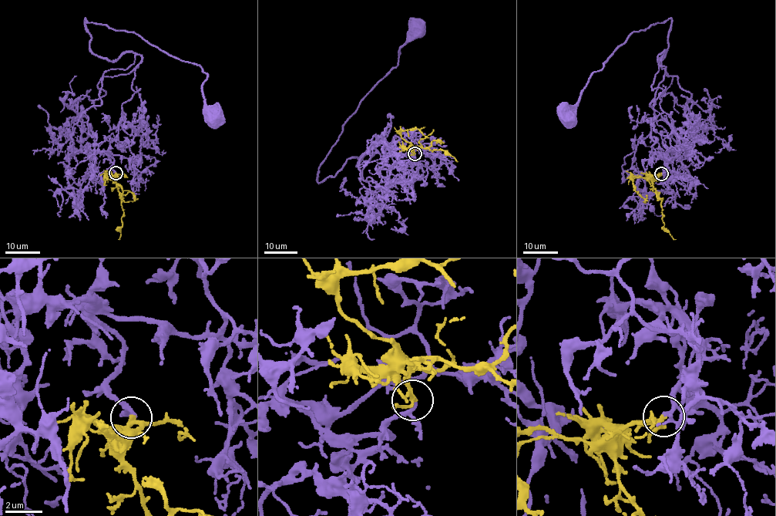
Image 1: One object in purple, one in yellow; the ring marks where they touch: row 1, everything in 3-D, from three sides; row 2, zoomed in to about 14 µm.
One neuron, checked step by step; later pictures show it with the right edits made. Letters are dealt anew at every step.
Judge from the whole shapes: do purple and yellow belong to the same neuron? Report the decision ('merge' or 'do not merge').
merge

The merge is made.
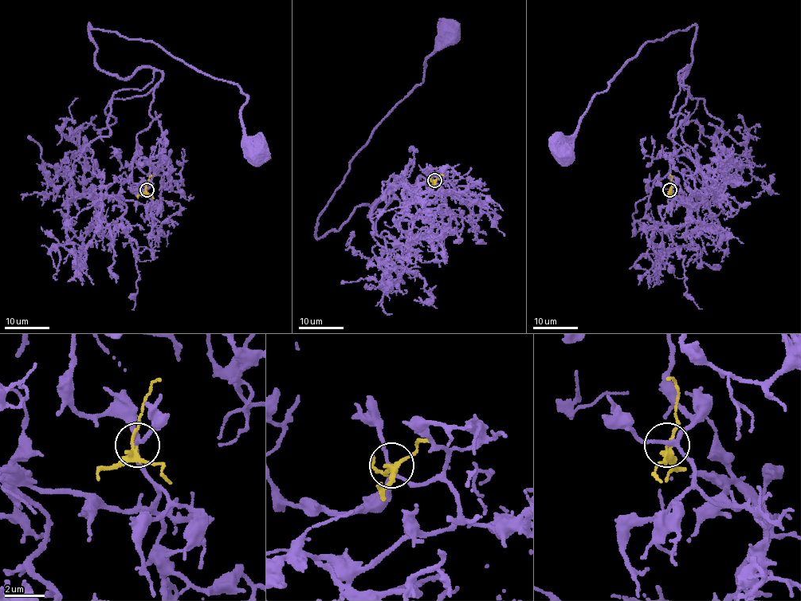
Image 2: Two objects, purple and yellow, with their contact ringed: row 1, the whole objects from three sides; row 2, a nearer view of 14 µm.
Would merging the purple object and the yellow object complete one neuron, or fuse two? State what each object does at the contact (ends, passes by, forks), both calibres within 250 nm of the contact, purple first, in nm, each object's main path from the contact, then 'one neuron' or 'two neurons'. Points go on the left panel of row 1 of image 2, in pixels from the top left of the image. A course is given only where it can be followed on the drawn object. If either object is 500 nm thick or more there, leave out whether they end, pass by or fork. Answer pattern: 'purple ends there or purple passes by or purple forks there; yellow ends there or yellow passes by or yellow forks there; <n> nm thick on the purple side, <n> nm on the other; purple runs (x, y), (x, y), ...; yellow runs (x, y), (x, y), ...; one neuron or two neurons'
purple forks there; yellow forks there; 170 nm thick on the purple side, 200 nm on the other; purple runs (147, 190), (133, 159), (162, 72), (107, 72), (89, 25), (240, 88), (256, 153); yellow runs (147, 190), (147, 184), (151, 174); two neurons

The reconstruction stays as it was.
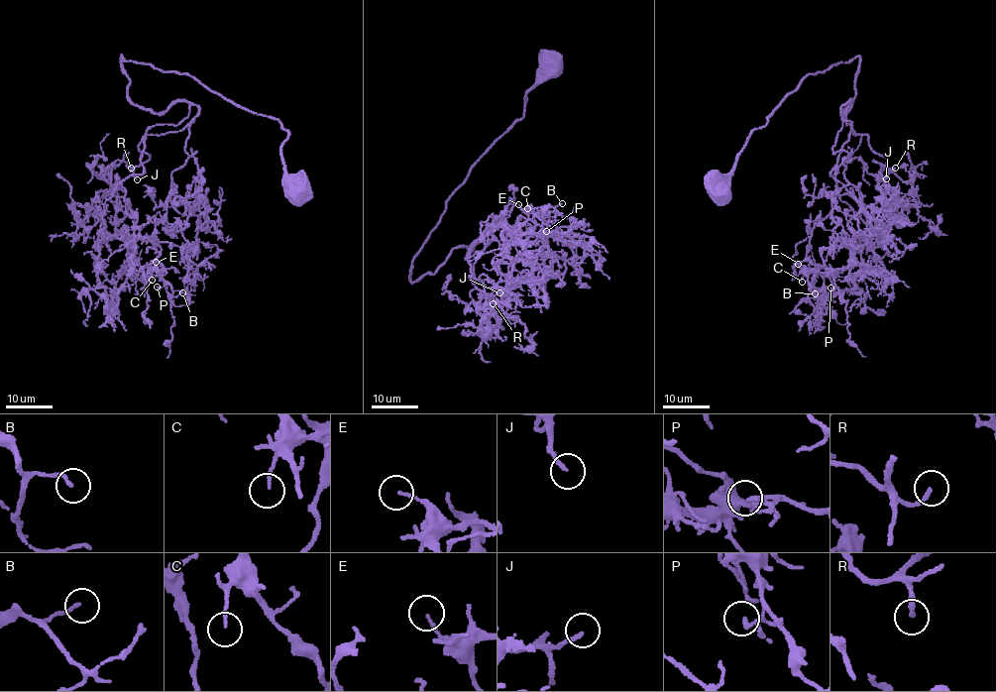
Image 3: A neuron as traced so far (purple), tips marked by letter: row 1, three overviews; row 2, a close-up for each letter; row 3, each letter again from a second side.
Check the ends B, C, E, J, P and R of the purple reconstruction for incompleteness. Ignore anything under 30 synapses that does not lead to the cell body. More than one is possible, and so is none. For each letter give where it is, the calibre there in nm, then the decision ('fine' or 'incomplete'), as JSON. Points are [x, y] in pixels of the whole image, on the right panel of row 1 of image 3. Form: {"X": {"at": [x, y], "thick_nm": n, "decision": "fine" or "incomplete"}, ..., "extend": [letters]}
{"B": {"at": [815, 293], "thick_nm": 140, "decision": "fine"}, "C": {"at": [802, 282], "thick_nm": 120, "decision": "fine"}, "E": {"at": [798, 264], "thick_nm": 110, "decision": "fine"}, "J": {"at": [886, 178], "thick_nm": 170, "decision": "incomplete"}, "P": {"at": [830, 288], "thick_nm": 100, "decision": "fine"}, "R": {"at": [895, 168], "thick_nm": 160, "decision": "incomplete"}, "extend": ["J", "R"]}

